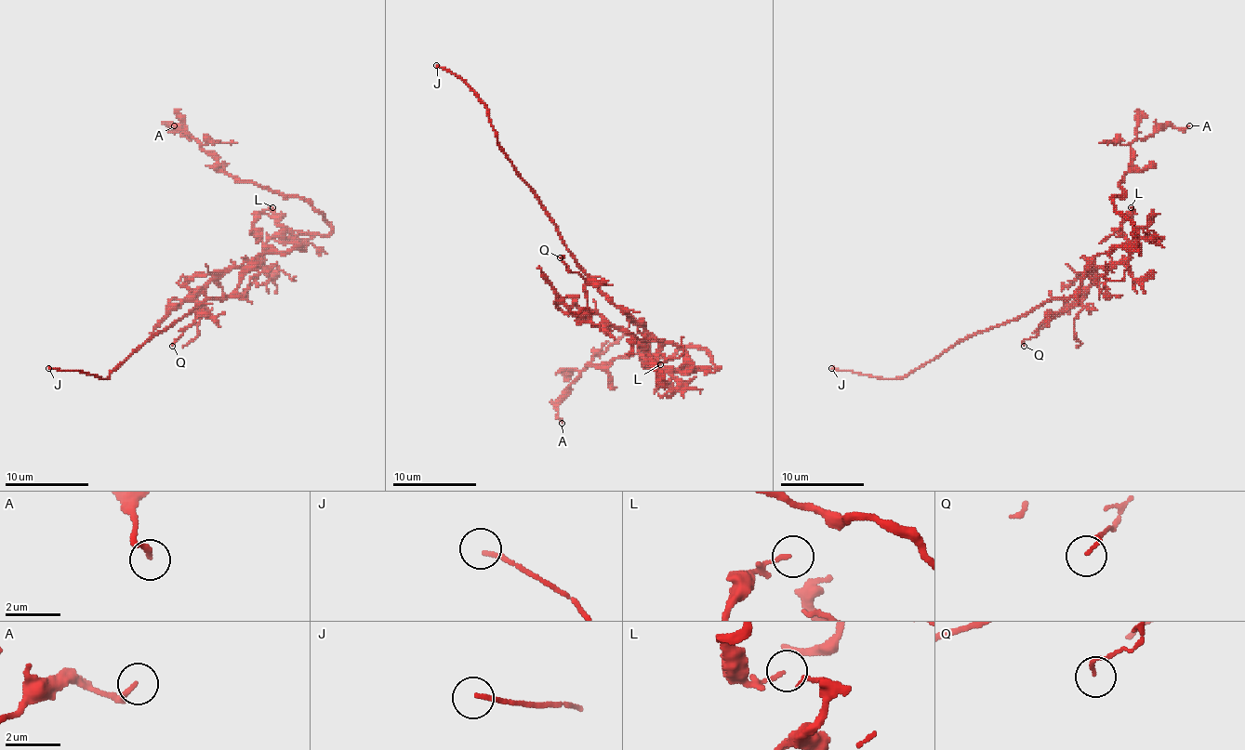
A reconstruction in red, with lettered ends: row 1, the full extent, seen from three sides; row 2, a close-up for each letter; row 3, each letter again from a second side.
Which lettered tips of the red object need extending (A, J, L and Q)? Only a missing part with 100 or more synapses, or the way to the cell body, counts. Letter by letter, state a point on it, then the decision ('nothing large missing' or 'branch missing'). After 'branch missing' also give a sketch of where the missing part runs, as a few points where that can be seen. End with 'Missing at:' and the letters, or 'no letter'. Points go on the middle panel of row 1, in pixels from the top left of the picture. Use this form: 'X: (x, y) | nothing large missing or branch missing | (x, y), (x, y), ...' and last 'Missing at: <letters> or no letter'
A: (562, 423) | nothing large missing
J: (436, 65) | branch missing | (436, 65), (417, 65)
L: (660, 364) | nothing large missing
Q: (560, 257) | nothing large missing
Missing at: J

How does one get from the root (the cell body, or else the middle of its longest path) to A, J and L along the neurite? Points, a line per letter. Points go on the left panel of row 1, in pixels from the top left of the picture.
A: (252, 264), (262, 254), (287, 254), (299, 232), (327, 234), (331, 226), (298, 197), (235, 180), (174, 125)
J: (252, 264), (241, 282), (229, 296), (205, 299), (187, 316), (140, 346), (105, 379), (78, 371), (48, 368)
L: (252, 264), (271, 249), (258, 237), (254, 220), (272, 207)

